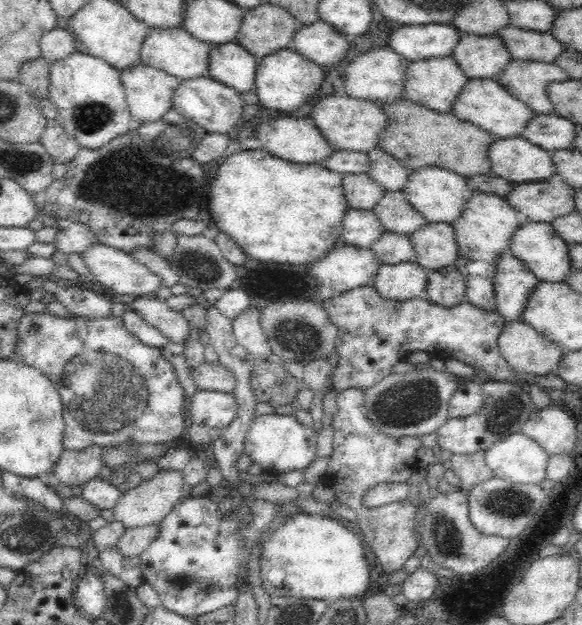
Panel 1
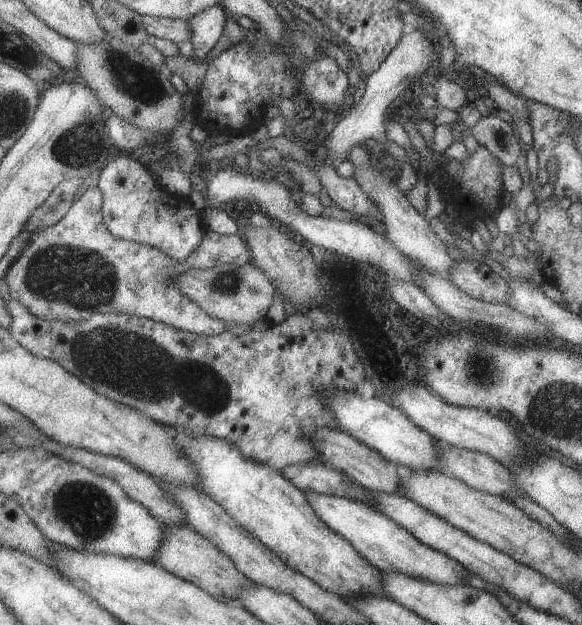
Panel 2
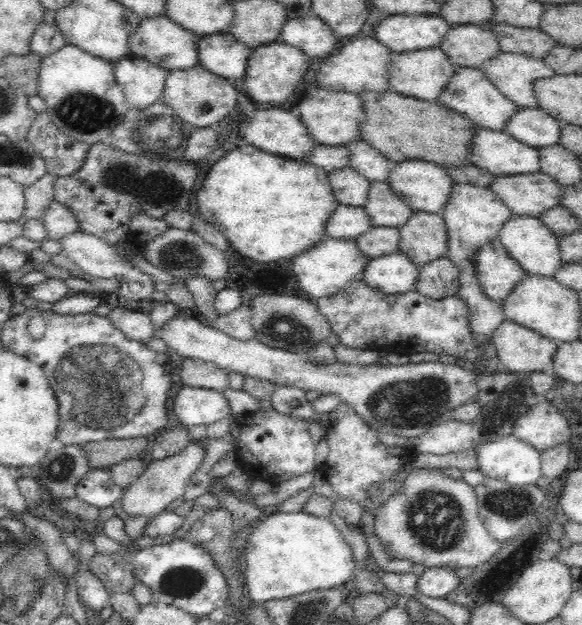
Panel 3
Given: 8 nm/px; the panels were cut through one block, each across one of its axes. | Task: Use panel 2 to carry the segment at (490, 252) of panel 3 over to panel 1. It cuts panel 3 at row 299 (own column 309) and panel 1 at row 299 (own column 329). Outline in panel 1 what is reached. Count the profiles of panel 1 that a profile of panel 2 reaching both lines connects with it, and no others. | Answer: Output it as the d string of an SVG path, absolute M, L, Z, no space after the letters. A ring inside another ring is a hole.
M514 254L502 256L494 278L494 290L496 310L506 318L506 322L522 320L538 282L542 280L538 280Z

